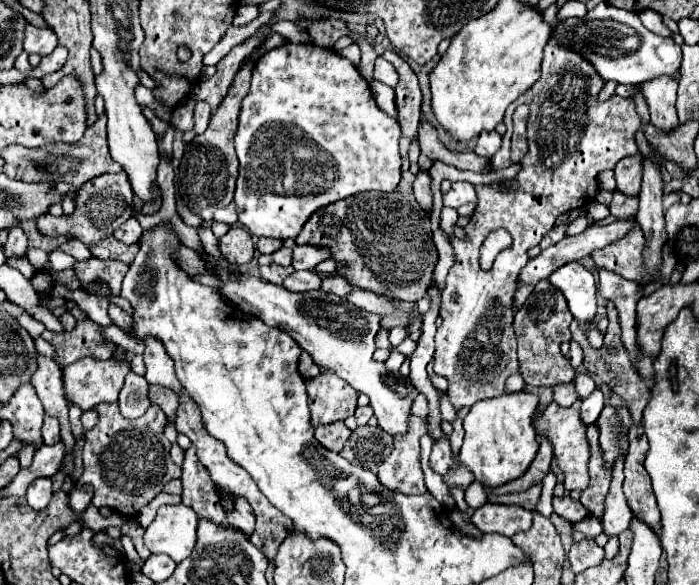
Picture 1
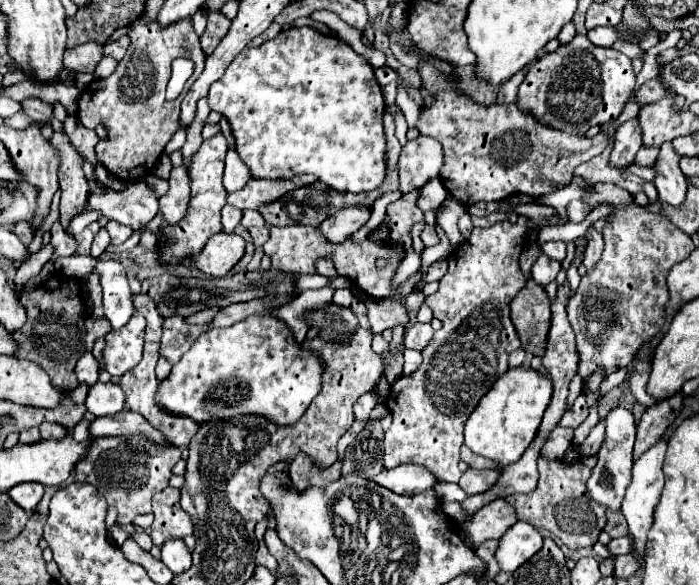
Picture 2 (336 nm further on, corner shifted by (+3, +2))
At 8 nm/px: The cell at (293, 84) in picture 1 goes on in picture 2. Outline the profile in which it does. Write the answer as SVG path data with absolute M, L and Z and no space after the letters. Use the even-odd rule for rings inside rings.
M291 27L291 29L281 31L275 39L271 39L259 47L243 49L231 61L225 75L213 83L213 87L209 89L209 95L207 95L207 103L209 103L211 111L221 113L229 121L231 133L235 137L235 151L239 153L243 163L249 167L251 177L257 177L257 179L289 179L297 173L315 173L323 183L331 185L333 189L351 191L351 193L377 189L381 185L381 181L385 179L385 137L381 135L381 119L385 113L385 101L381 95L381 87L375 79L373 67L361 55L357 55L347 43L343 43L339 37L323 35L315 27Z

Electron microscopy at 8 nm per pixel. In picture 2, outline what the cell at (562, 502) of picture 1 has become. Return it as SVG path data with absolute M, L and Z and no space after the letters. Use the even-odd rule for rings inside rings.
M597 455L589 457L577 457L573 463L565 463L561 459L537 459L539 469L539 483L533 493L527 495L509 495L505 501L515 507L517 519L531 523L537 529L547 529L555 537L563 541L569 549L581 549L581 547L593 547L597 543L599 533L603 531L607 523L605 507L591 499L587 491L587 479L591 475L591 469L597 463Z

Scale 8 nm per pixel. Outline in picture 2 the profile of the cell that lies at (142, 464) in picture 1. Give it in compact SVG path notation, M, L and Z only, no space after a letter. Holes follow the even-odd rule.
M99 437L91 443L89 455L75 467L75 481L95 485L107 503L117 507L117 521L129 525L135 515L151 513L151 497L167 487L171 469L179 459L181 451L177 447L153 447L145 439Z

